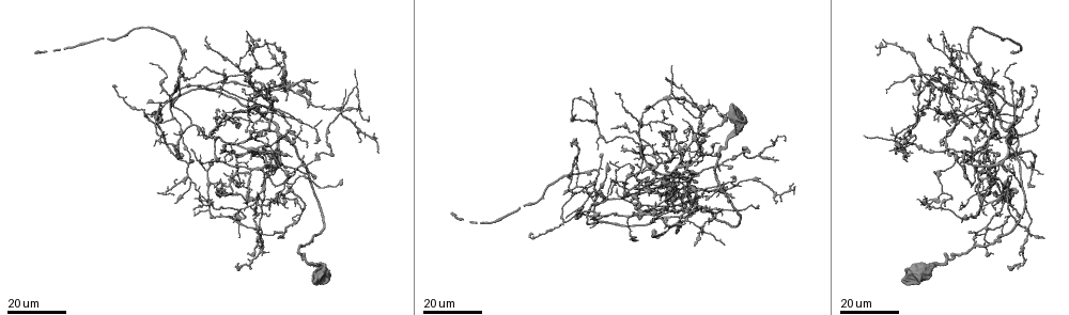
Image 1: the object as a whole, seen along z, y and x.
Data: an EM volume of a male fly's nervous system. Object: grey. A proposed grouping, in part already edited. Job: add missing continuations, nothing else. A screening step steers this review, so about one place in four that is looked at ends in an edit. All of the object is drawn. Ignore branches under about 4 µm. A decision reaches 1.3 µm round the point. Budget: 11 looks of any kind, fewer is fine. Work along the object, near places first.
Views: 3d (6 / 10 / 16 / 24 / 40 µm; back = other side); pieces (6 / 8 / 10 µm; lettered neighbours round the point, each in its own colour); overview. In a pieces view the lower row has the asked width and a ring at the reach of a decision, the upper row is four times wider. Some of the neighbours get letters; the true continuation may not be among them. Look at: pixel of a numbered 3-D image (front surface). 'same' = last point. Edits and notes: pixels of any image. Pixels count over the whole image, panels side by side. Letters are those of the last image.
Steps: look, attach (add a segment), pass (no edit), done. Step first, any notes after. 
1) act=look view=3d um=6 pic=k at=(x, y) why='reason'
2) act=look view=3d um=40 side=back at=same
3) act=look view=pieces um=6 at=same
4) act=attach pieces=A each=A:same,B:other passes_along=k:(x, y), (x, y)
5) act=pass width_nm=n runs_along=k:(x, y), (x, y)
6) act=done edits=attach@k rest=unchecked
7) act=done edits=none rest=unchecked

act=look view=3d um=24 pic=1 at=(115, 86) why='free end'

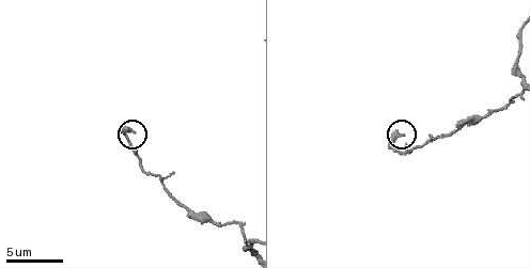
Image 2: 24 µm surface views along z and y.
act=look view=pieces um=8 pic=2 at=(403, 135) why='see the neighbours'

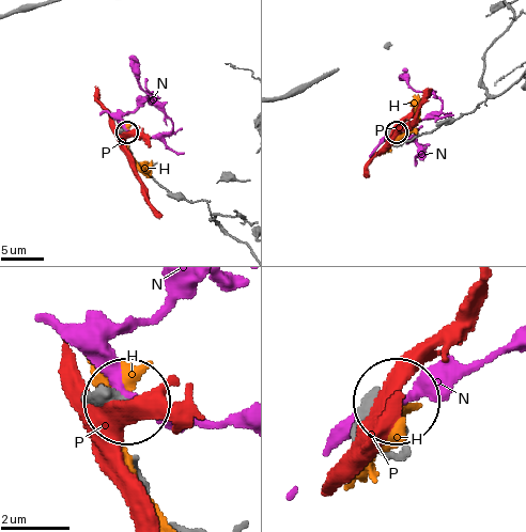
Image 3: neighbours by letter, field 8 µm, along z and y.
act=pass each=H:other,N:other,P:other found='no lettered segment goes on from it'

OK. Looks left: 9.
act=look view=3d um=24 pic=1 at=(35, 52) why='an open end'

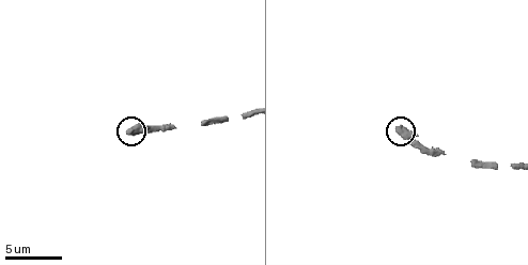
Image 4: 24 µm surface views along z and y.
act=look view=pieces um=8 pic=4 at=(399, 130)

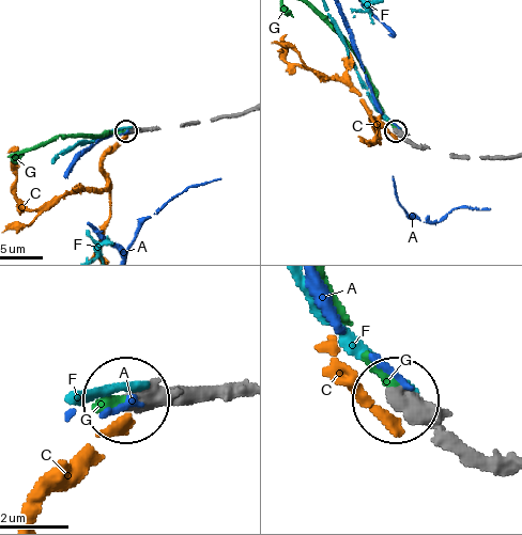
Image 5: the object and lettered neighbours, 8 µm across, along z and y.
act=attach pieces=G width_nm=480 each=A:other,C:other,F:other,G:same passes_along=5:(490, 469), (466, 459), (407, 399), (332, 287) found='the neuron continues'

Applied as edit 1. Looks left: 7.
act=look view=3d um=16 pic=1 at=(219, 112)

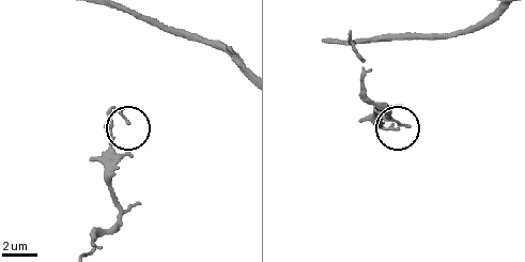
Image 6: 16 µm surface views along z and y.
act=look view=pieces um=6 pic=6 at=(396, 128)

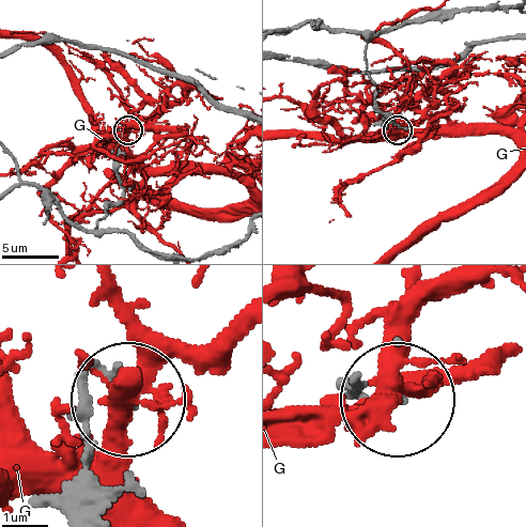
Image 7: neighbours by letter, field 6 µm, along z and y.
act=pass each=G:other found='none of them fits'

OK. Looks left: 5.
act=look view=3d um=16 pic=1 at=(204, 36) why='an open end'

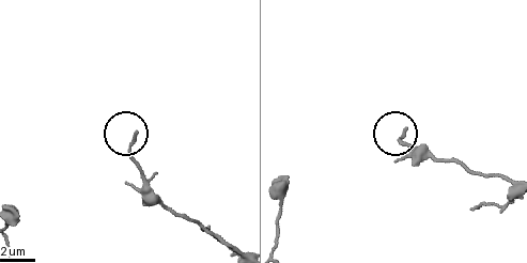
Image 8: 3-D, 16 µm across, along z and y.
act=look view=pieces um=6 pic=8 at=(137, 134)

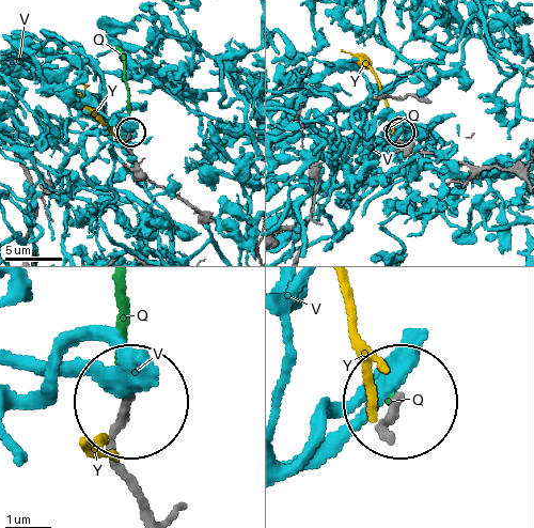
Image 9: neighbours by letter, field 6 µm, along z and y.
act=pass each=Q:other,V:other,Y:other runs_along=9:(153, 514), (114, 446), (122, 403) found='no lettered segment goes on from it'

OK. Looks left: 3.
act=look view=3d um=24 pic=1 at=(311, 79) why='free end'

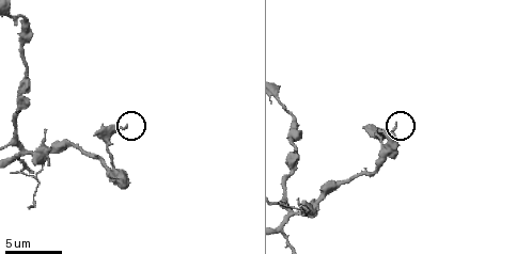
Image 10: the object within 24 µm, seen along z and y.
act=look view=pieces um=6 pic=10 at=(395, 124)

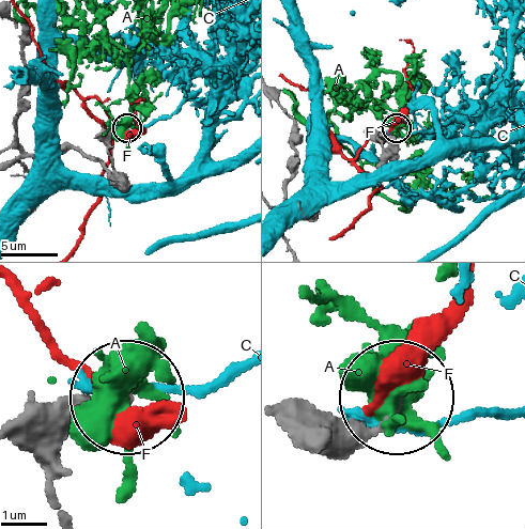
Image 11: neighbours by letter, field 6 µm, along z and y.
act=pass each=A:other,C:other,F:other found='no lettered segment goes on from it'

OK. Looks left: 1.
act=done edits=attach@5 rest=unchecked

